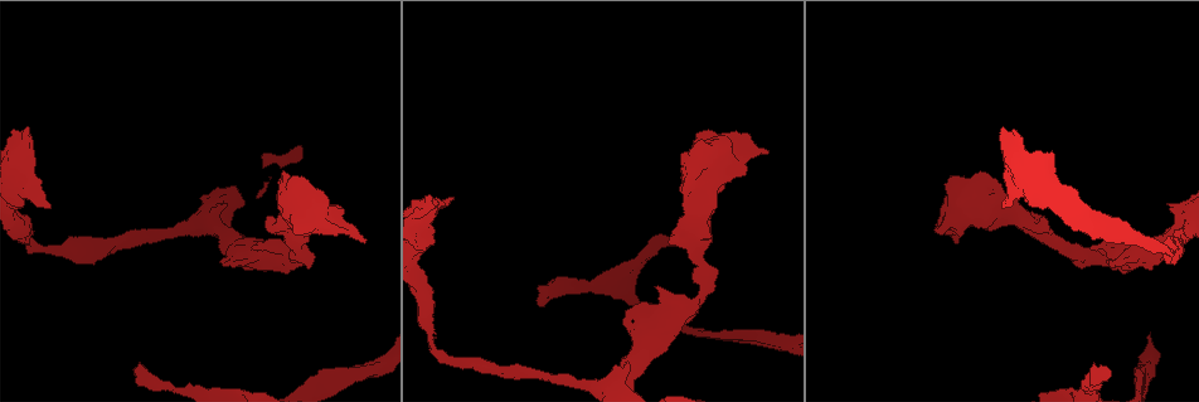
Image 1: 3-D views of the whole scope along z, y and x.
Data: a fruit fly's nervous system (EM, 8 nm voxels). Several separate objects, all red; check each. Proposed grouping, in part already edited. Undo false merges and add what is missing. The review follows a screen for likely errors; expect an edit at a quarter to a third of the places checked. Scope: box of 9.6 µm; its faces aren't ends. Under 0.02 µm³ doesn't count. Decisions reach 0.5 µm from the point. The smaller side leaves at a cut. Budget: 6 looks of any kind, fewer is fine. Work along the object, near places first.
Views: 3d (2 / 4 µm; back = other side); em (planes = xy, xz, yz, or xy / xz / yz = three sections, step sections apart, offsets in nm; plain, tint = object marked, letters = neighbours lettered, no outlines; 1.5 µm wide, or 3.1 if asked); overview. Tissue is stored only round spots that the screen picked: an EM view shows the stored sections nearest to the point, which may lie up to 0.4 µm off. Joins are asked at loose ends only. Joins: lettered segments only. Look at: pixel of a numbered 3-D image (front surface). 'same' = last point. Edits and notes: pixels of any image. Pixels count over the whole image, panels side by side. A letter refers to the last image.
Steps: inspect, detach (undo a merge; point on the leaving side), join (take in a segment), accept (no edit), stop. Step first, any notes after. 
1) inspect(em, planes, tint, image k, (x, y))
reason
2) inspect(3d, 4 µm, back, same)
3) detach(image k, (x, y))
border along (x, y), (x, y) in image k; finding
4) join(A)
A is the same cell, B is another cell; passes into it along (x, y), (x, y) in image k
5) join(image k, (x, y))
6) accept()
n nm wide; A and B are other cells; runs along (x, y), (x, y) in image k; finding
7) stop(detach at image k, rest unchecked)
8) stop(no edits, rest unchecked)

inspect(em, planes, letters, image 1, (346, 233))
an open end

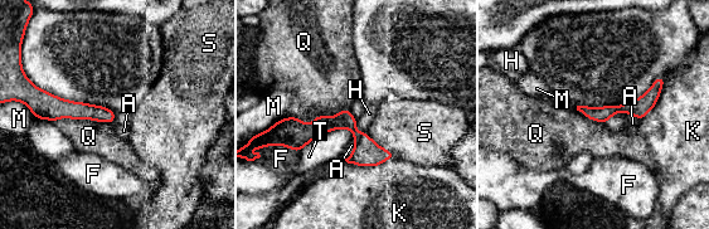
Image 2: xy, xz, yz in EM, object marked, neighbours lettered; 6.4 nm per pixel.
accept()
A, F, H, K, M, Q, S and T are other cells; none of them fits

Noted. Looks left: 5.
inspect(em, planes, letters, image 1, (452, 199))
an open end

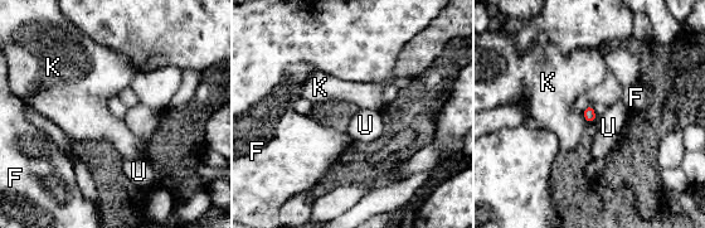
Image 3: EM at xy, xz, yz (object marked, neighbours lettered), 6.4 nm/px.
accept()
F, K and U are other cells; border along (597, 117), (592, 124) in image 3; none of them fits

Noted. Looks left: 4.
inspect(em, xz, step 8, tint, image 1, (29, 128))
branch stops here

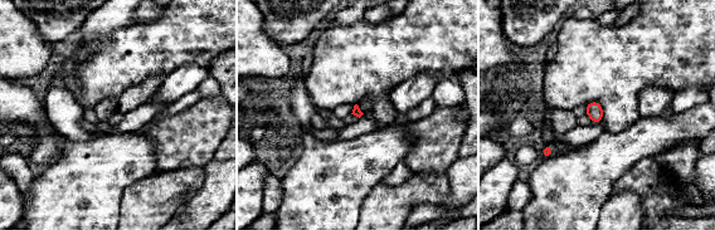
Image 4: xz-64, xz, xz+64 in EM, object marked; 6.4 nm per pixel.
inspect(em, planes, letters, same)

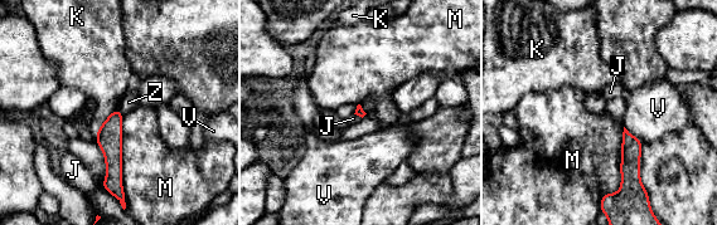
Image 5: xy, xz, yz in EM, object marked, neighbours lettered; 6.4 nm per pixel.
accept()
M touches over 550 nm; J, K, M, V and Z are other cells; none of them fits

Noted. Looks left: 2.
stop(no edits, rest unchecked)

